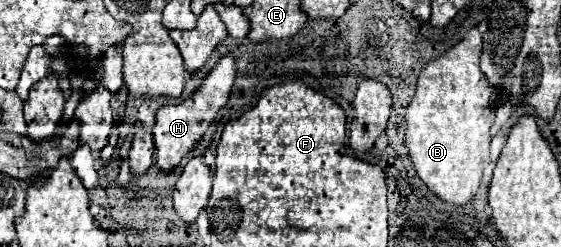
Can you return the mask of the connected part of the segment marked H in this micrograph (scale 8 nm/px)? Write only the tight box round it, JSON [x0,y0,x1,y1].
[152,53,236,171]

